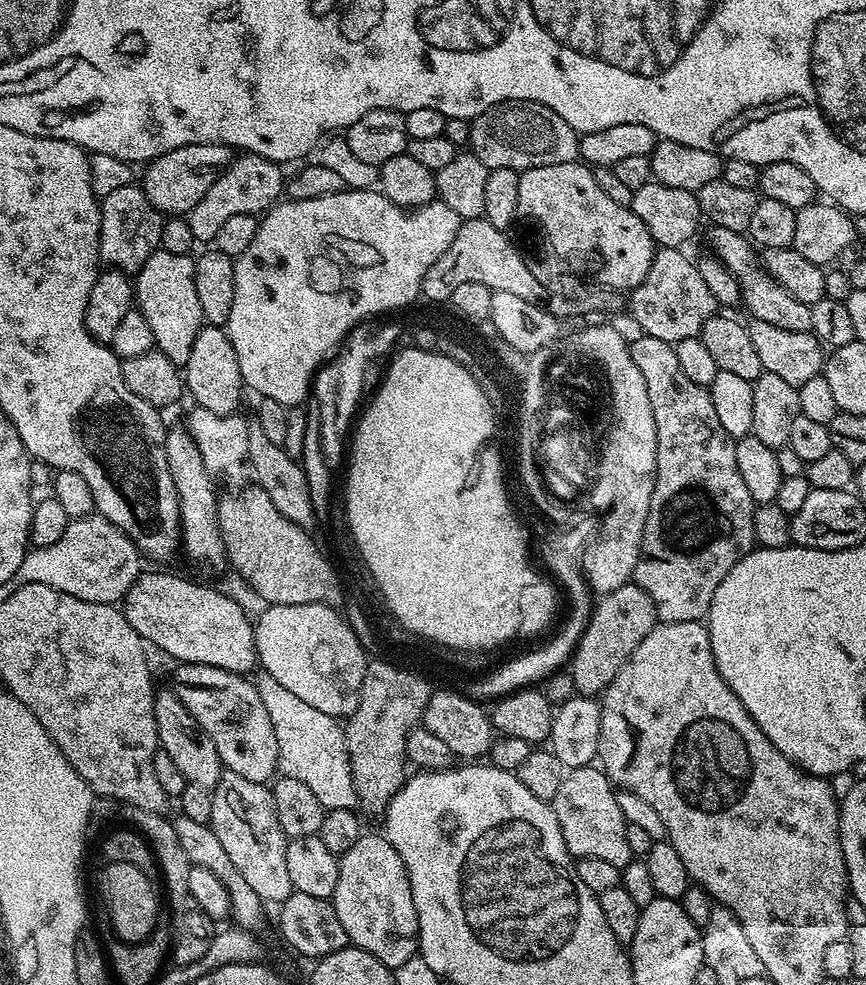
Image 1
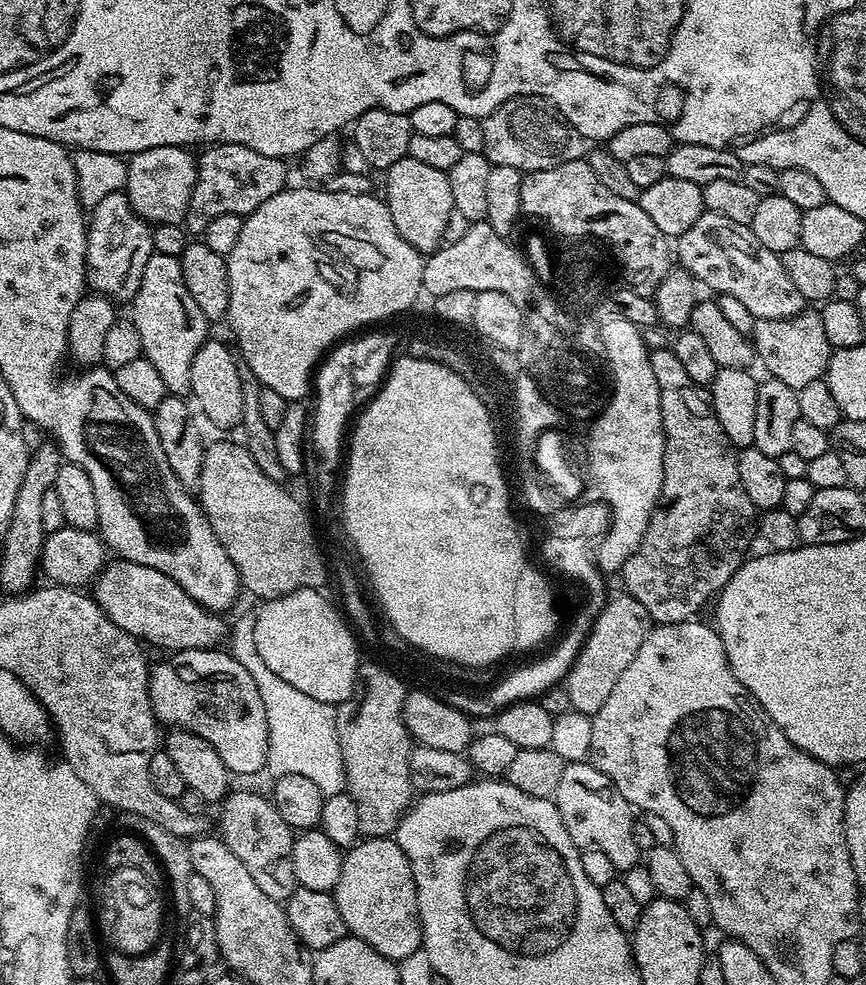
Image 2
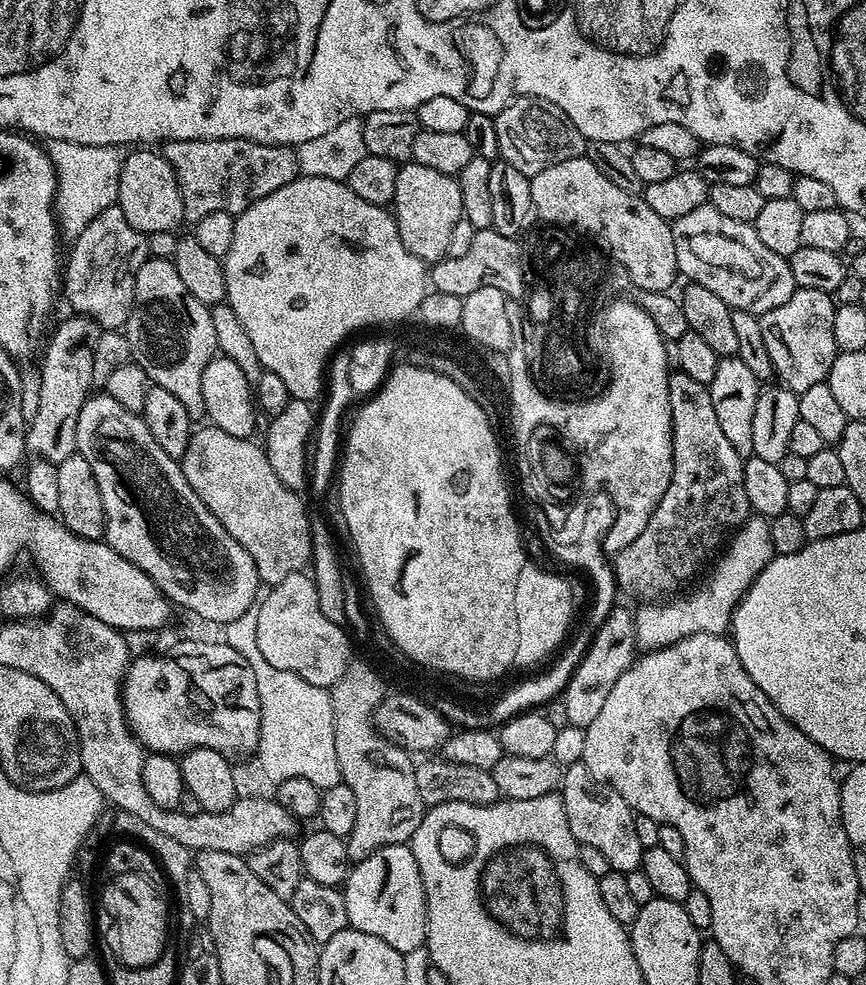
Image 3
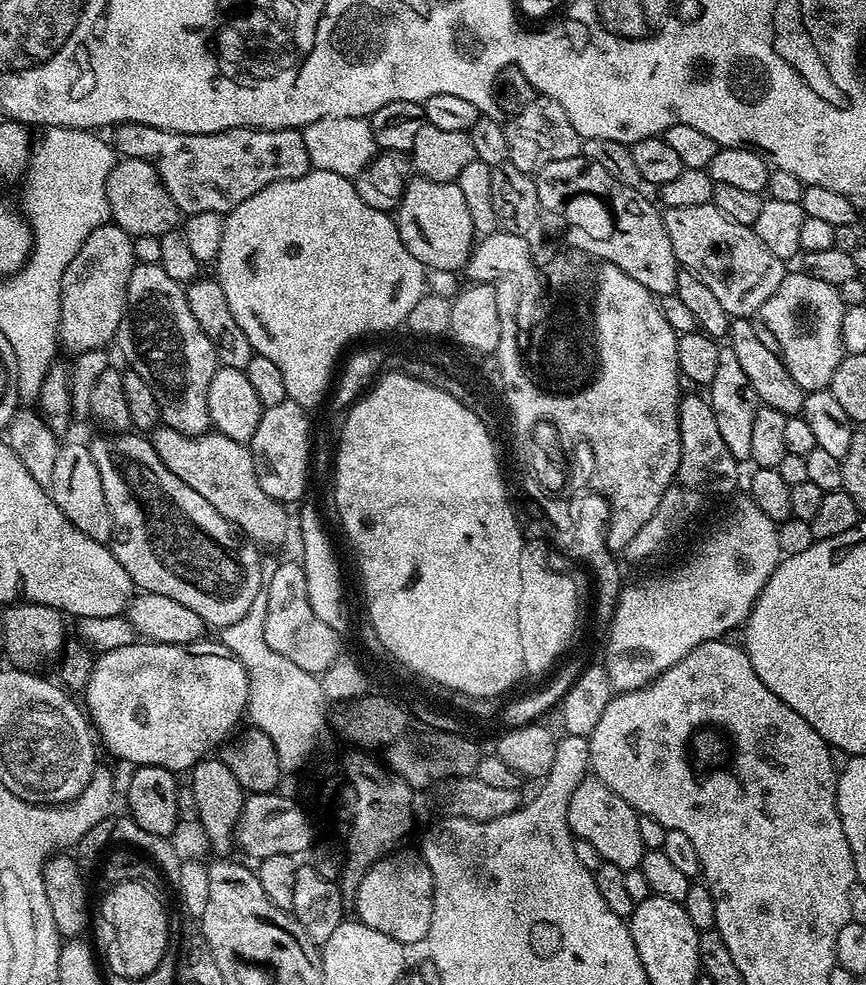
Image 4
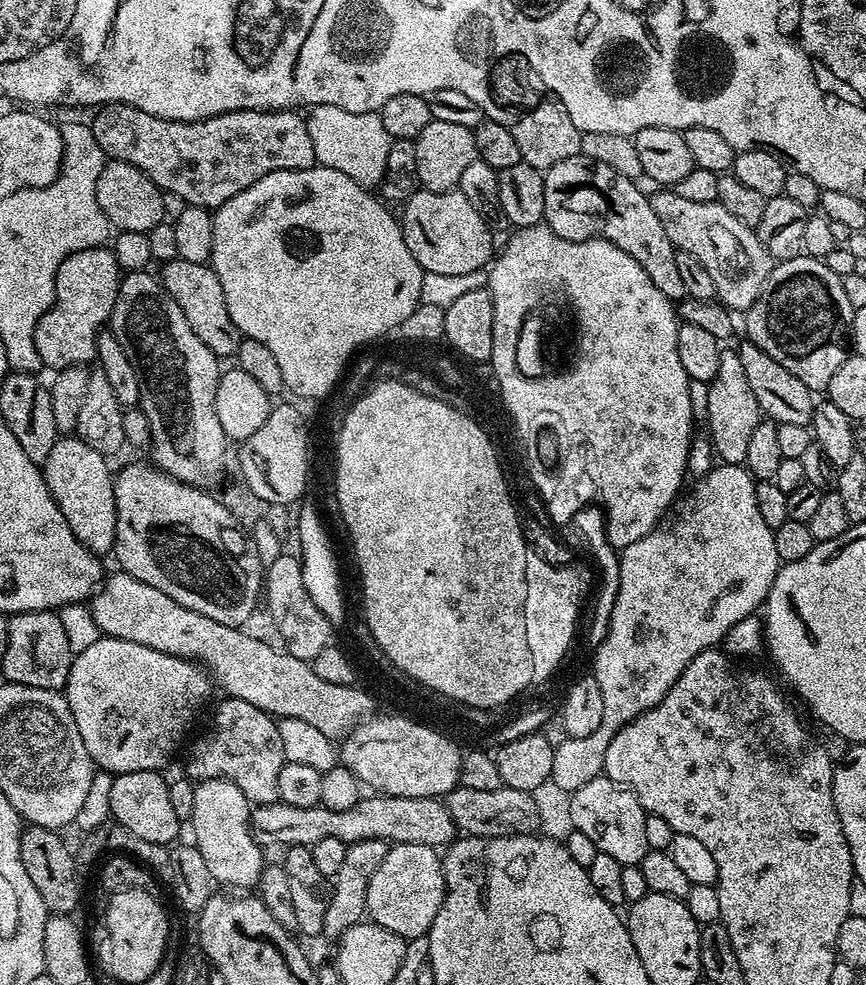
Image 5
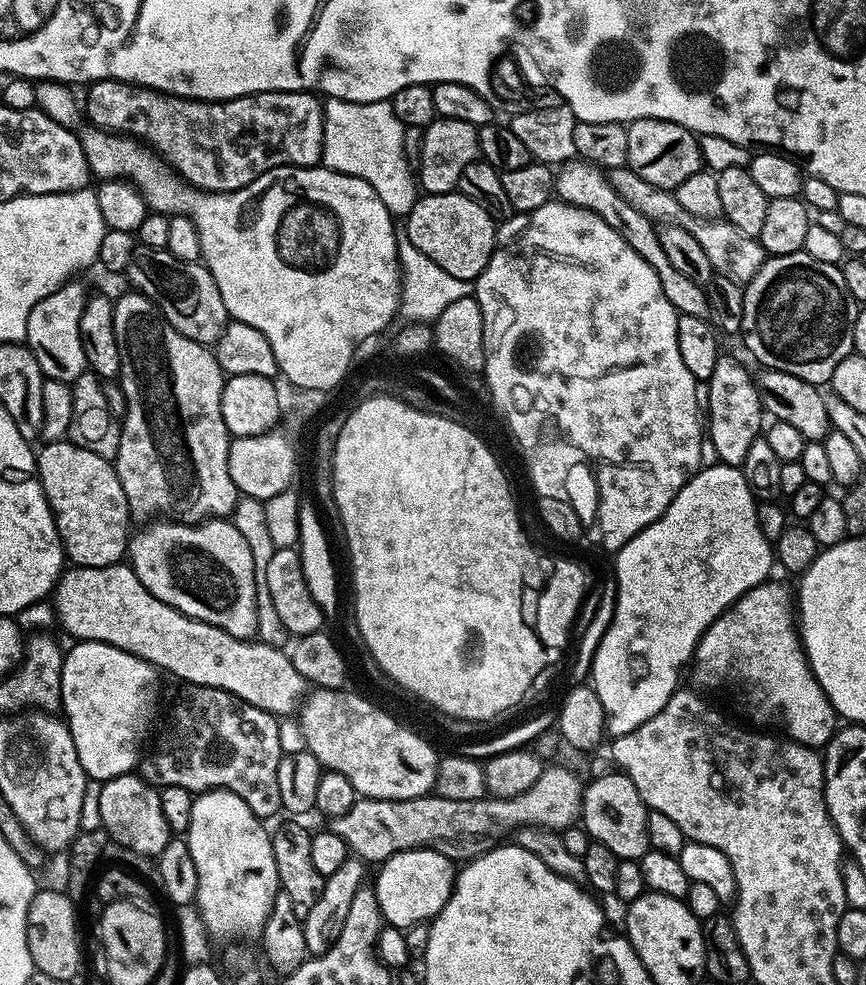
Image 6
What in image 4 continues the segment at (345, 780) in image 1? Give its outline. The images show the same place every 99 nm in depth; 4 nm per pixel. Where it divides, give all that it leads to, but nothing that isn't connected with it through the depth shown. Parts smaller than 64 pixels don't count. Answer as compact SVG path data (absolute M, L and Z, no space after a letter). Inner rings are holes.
M262 586L250 605L250 610L246 610L246 614L238 618L238 622L219 629L218 640L232 651L233 656L241 660L248 672L246 716L251 727L261 728L266 738L274 742L281 769L300 770L296 768L308 768L327 758L333 736L330 731L330 716L324 713L326 697L319 679L311 672L298 670L294 662L289 662L282 658L282 654L266 646L266 598L270 598L270 590Z

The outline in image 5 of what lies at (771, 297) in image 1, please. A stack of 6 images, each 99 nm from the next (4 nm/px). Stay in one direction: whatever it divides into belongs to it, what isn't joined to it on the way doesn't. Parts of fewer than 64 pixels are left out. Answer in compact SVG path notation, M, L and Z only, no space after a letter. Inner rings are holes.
M668 186L656 191L660 192L651 193L650 203L654 214L658 214L658 222L662 222L662 230L666 230L666 238L670 238L670 242L677 250L694 254L694 258L698 258L698 262L706 266L710 279L716 287L719 301L726 308L736 314L747 312L748 307L762 294L766 278L774 267L772 255L766 250L766 246L762 246L755 231L738 222L738 218L734 218L734 214L730 214L730 210L726 210L726 206L722 206L719 202L689 202L687 198L682 198L682 194L678 194Z

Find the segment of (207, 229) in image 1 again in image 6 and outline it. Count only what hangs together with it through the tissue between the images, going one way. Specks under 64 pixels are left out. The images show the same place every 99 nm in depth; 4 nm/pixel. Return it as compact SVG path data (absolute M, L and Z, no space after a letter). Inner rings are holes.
M97 80L87 89L88 97L82 100L82 108L88 111L88 120L93 129L113 134L123 134L138 138L140 144L147 146L181 180L202 192L237 192L239 188L250 186L254 178L275 168L315 168L322 160L322 138L324 137L324 105L319 95L311 92L257 92L254 96L239 96L233 100L185 100L183 96L169 96L155 92L152 88L142 88L138 84L124 84L120 80Z

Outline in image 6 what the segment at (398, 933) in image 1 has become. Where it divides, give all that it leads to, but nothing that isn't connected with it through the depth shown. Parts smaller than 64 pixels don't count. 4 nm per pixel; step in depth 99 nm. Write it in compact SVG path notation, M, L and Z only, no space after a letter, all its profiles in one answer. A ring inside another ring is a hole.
M415 848L394 854L388 860L379 865L380 873L376 876L374 891L378 898L380 913L384 915L385 925L407 930L415 924L431 922L436 915L446 906L448 899L452 897L452 888L456 885L457 865L447 860L442 854L438 854L432 848Z

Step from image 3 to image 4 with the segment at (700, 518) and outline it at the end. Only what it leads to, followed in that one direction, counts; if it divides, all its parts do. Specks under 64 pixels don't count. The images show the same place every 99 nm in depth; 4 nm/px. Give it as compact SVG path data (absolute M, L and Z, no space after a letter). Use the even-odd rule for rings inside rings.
M688 394L681 395L678 410L678 430L680 431L680 461L678 470L666 490L662 494L662 502L658 502L656 514L630 538L623 550L625 557L632 560L648 560L656 556L672 540L672 535L683 524L688 524L711 500L719 496L728 496L736 488L736 468L738 461L726 450L726 442L722 438L718 426L711 423L706 415L706 404L703 399L695 400Z

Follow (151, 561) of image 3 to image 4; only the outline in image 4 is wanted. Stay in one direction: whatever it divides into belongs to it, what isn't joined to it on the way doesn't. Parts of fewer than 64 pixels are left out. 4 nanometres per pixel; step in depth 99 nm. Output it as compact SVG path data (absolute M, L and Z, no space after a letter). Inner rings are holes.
M135 431L104 434L90 440L94 466L102 477L102 490L106 494L106 506L112 515L112 539L110 547L114 558L122 562L126 574L130 574L137 589L162 594L182 602L186 610L194 610L205 625L219 630L238 622L246 610L250 610L258 590L265 583L265 573L260 573L260 556L257 545L249 542L232 524L222 516L198 490L190 490L178 474L170 474L152 449L147 435Z

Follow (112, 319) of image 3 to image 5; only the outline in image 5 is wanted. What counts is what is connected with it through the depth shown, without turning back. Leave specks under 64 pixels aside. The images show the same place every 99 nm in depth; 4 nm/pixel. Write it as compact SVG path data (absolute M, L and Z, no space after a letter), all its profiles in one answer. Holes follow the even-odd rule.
M108 246L75 252L58 266L56 300L49 311L42 314L33 336L38 358L45 369L78 368L96 360L96 340L111 321L121 279L122 269Z

